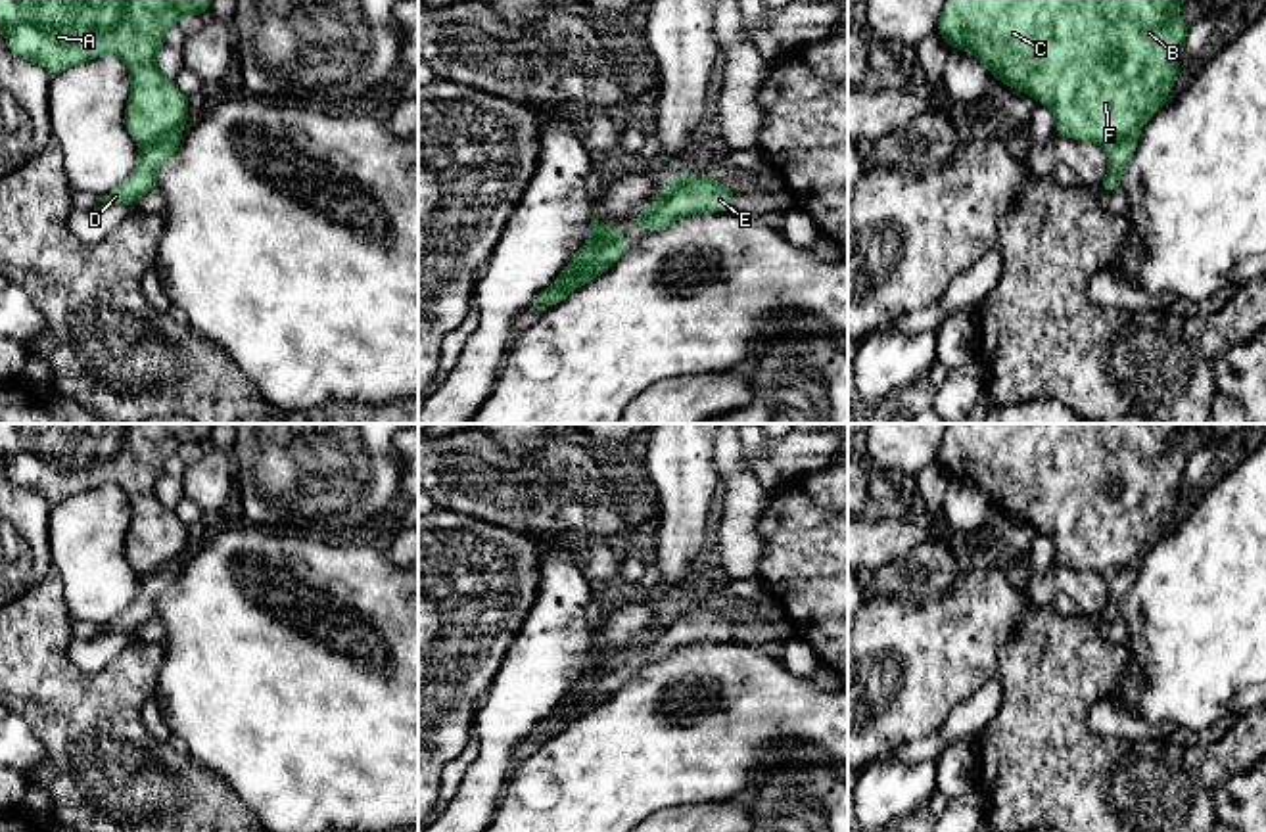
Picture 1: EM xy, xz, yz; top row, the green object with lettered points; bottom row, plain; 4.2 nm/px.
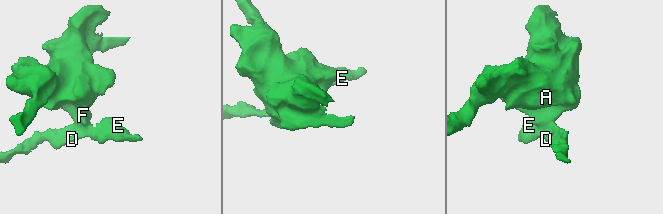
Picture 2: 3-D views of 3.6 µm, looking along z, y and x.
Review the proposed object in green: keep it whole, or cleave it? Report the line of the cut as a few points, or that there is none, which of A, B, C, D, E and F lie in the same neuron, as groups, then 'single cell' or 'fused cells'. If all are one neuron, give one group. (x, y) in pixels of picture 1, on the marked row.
xz (612, 229), (587, 261), (561, 278) | A B C F / D E | fused cells

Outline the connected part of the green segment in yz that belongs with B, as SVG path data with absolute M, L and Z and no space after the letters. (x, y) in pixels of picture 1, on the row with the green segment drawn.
M948 0L940 13L938 33L950 44L974 54L999 81L1049 105L1055 115L1055 132L1072 140L1097 142L1111 148L1116 142L1134 136L1166 104L1166 92L1180 77L1180 54L1184 50L1189 27L1172 13L1185 0Z

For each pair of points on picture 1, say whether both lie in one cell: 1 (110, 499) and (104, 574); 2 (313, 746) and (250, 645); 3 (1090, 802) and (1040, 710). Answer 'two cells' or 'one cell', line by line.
1: one cell
2: one cell
3: one cell

